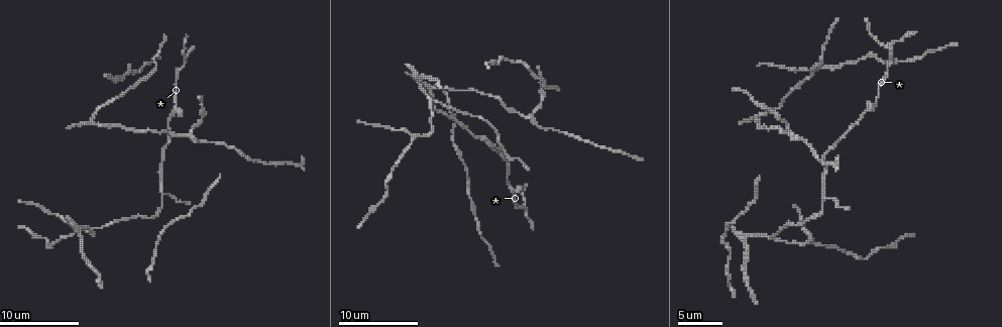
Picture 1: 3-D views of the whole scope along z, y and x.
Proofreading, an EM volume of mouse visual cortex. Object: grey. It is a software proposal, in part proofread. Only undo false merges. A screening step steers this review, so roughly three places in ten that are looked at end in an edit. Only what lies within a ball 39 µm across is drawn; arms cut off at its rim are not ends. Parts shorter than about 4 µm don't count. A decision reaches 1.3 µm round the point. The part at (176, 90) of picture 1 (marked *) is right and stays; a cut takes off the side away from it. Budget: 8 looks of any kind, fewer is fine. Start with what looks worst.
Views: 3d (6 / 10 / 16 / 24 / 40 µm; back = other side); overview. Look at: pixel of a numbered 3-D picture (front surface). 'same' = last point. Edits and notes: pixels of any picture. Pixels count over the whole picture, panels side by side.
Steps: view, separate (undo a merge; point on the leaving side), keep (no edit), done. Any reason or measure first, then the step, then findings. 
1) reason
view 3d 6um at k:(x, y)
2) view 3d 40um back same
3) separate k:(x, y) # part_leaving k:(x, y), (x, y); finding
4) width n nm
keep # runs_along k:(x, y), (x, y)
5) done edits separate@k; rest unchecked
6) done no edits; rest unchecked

arms part here
view 3d 10um at 1:(91, 229)

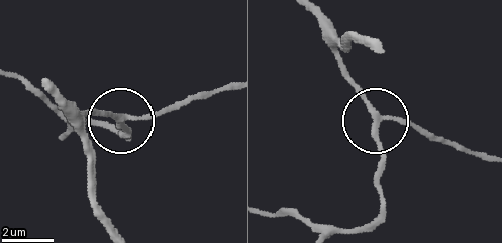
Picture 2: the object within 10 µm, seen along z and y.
width 200 nm
keep # continuous, no second neuron

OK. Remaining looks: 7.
a fork
view 3d 10um at 1:(531, 115)

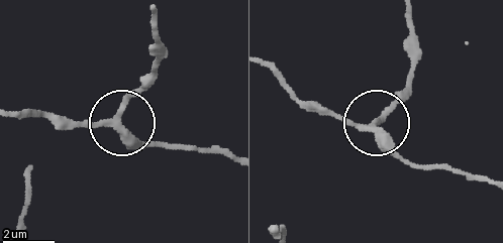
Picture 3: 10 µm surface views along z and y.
side_arm 9 um
keep # runs_along 3:(11, 112), (115, 121), (153, 78); all the same neuron

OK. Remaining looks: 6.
three arms meet
view 3d 6um at 1:(162, 195)

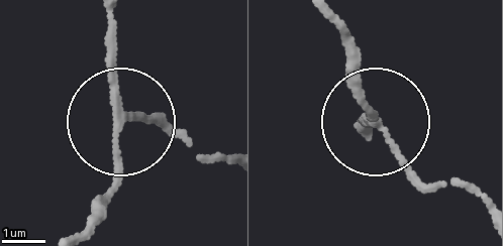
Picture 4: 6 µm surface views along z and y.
width 170 nm
keep # one neuron here

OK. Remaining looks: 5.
arms part here
view 3d 10um at 1:(414, 138)

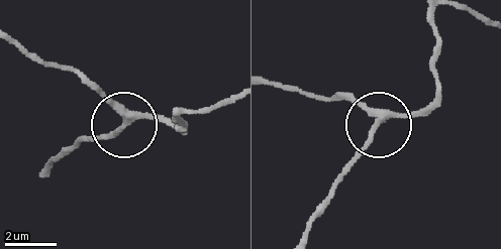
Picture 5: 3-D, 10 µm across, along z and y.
side_arm 9 um
keep # one neuron here

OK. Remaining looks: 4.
done no edits; rest unchecked

